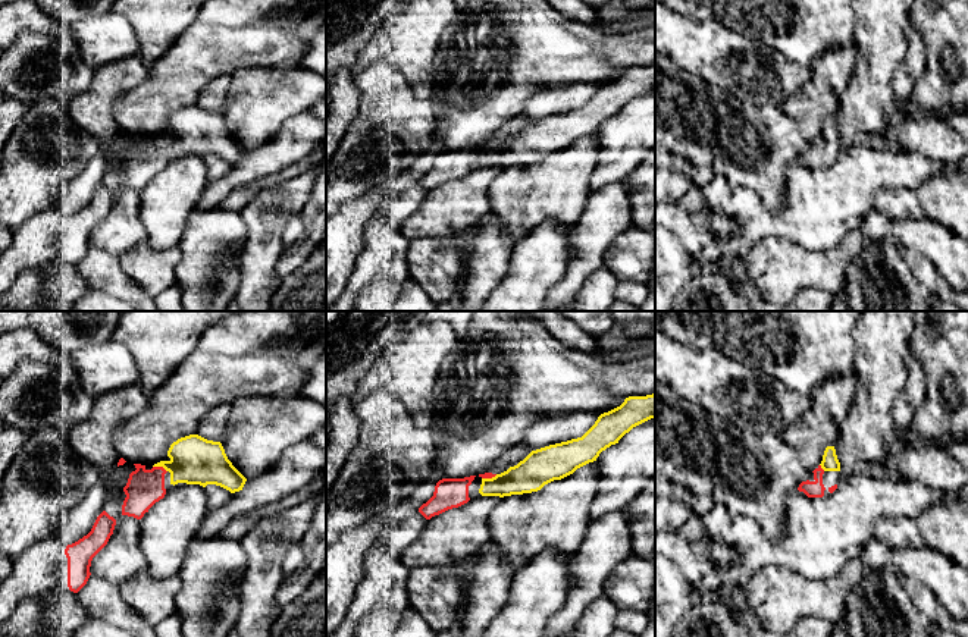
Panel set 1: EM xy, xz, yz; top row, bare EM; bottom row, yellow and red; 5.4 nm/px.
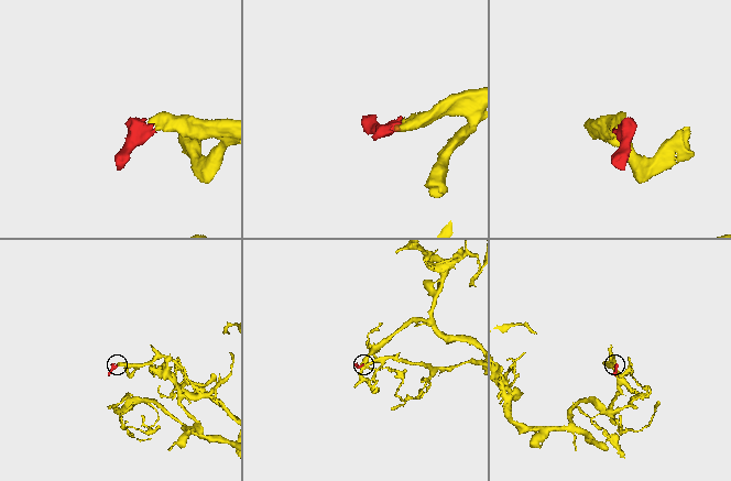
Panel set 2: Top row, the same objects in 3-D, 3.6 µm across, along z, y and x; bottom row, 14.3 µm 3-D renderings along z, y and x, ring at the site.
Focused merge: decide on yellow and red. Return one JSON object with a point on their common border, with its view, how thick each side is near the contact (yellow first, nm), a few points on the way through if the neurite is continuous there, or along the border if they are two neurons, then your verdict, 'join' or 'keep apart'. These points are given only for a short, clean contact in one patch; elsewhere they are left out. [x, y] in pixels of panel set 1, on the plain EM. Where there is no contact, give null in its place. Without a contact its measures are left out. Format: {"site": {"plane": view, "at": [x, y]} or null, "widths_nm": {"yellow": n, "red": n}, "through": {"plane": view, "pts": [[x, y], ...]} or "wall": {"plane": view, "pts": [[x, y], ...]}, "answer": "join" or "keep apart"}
{"site": {"plane": "xy", "at": [160, 137]}, "widths_nm": {"yellow": 260, "red": 200}, "through": {"plane": "xy", "pts": [[194, 131], [185, 137], [160, 137], [156, 147], [144, 159]]}, "answer": "join"}

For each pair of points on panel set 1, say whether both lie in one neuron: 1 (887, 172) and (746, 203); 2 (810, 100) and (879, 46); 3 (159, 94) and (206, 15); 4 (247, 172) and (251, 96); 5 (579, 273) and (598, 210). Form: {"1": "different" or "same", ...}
{"1": "same", "2": "different", "3": "different", "4": "different", "5": "same"}

